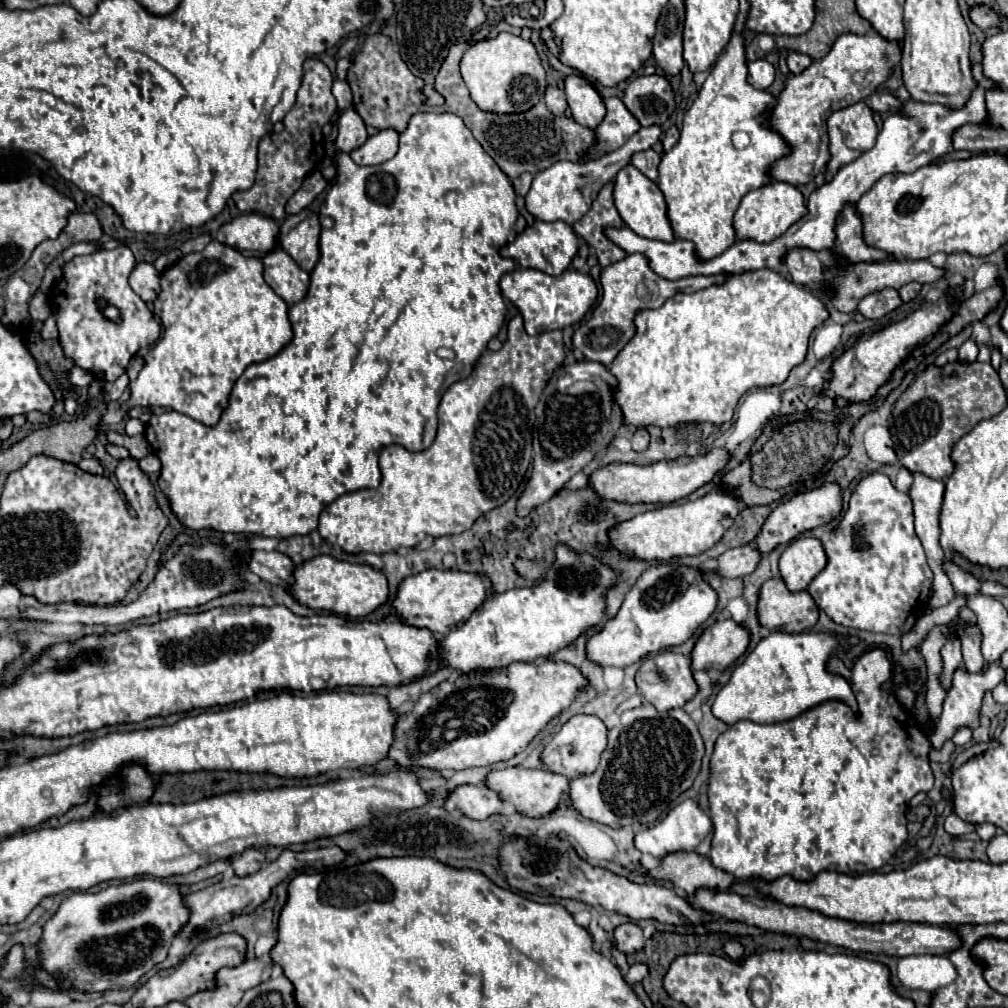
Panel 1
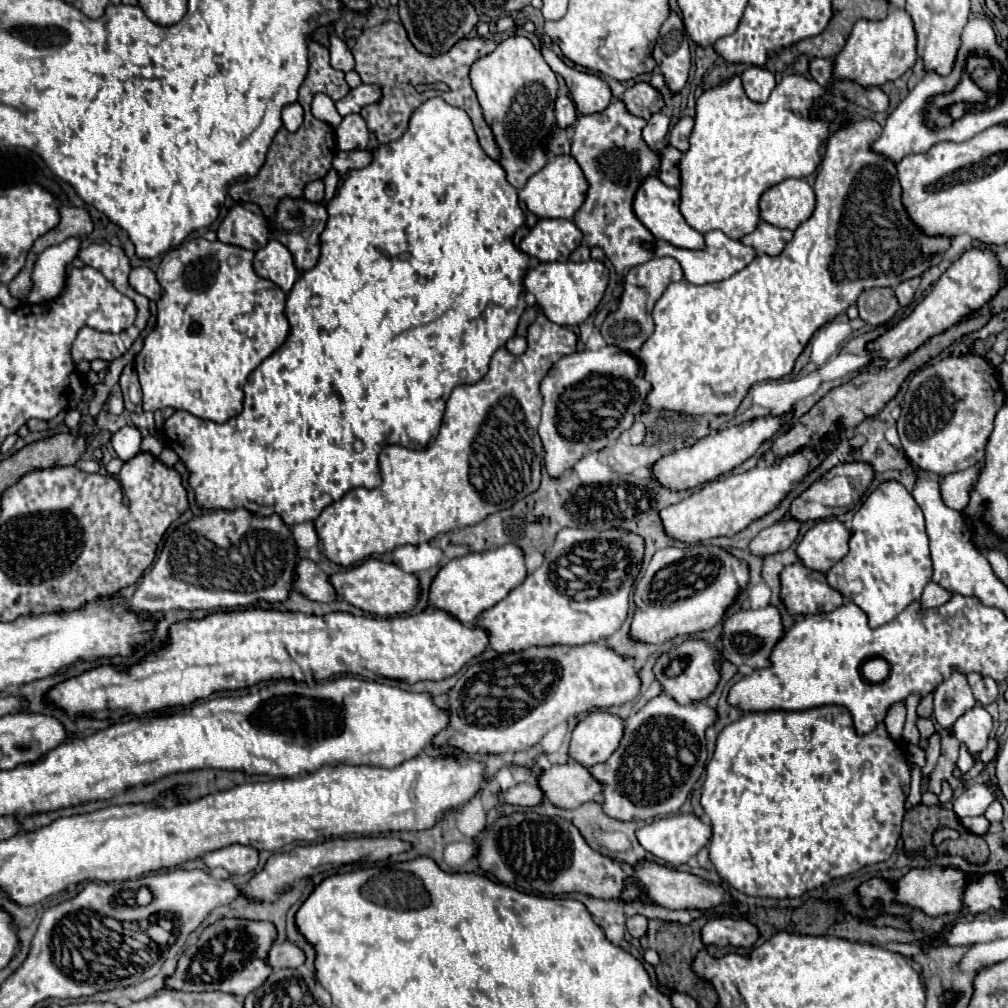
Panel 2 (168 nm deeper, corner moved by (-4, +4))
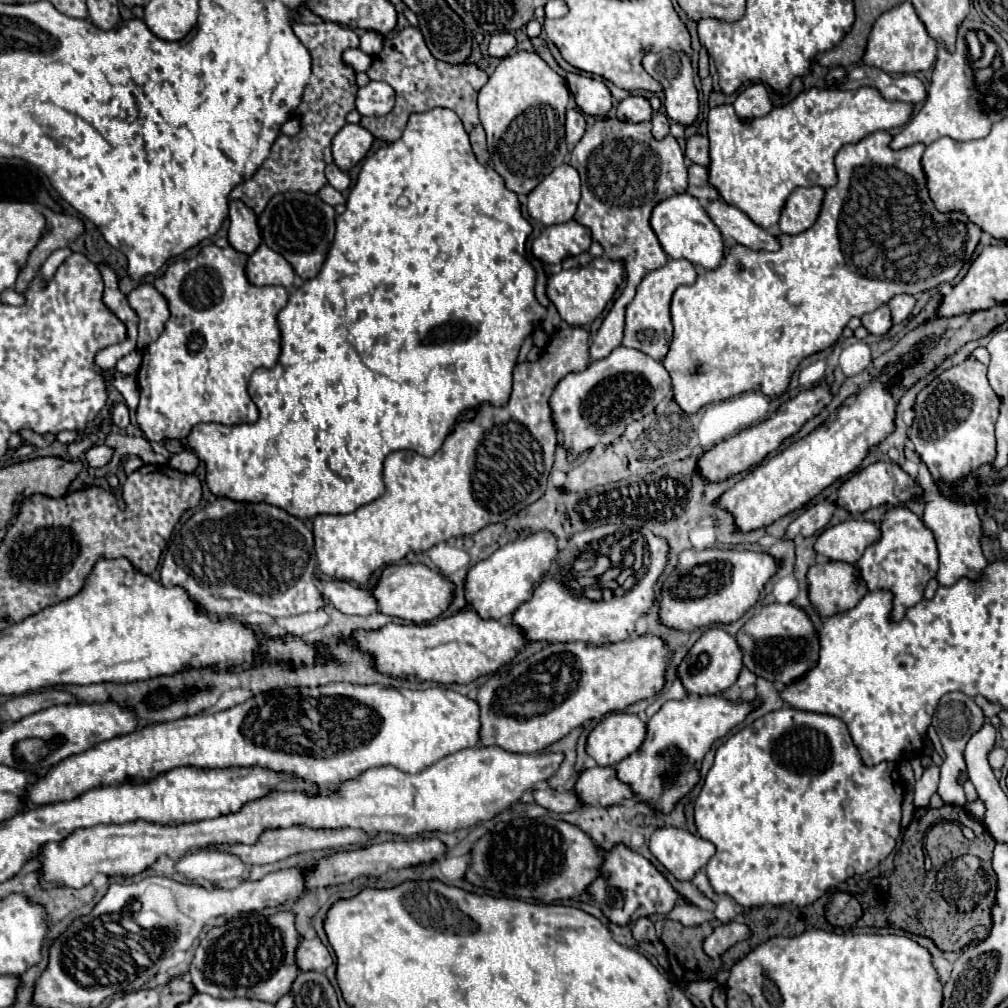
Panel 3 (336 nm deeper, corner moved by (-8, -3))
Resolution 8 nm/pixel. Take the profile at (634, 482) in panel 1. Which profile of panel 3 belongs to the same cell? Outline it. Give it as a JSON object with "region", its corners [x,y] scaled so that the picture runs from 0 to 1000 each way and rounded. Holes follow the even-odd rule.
{"region":[[[810,382],[808,386],[800,386],[800,388],[792,390],[788,396],[774,402],[774,404],[780,404],[780,408],[772,408],[768,414],[764,414],[748,424],[736,426],[734,430],[718,436],[716,439],[706,443],[702,449],[698,449],[692,457],[694,471],[698,471],[702,477],[718,477],[720,471],[742,467],[746,461],[752,461],[762,449],[770,447],[774,443],[774,439],[778,436],[782,436],[784,432],[788,432],[802,416],[810,414],[823,398],[825,398],[825,390],[823,390],[821,382],[815,382],[815,384]]]}

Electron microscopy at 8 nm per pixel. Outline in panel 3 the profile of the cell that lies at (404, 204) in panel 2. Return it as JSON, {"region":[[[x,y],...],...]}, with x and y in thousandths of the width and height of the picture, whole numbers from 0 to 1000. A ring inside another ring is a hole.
{"region":[[[429,108],[417,114],[409,114],[401,134],[395,140],[377,146],[361,160],[355,172],[355,180],[347,188],[343,209],[333,215],[331,243],[325,249],[317,271],[294,287],[288,293],[284,305],[276,311],[276,324],[280,332],[278,354],[270,366],[254,366],[246,380],[246,390],[258,406],[258,416],[254,420],[226,424],[218,420],[196,420],[187,432],[187,441],[198,453],[198,457],[204,459],[204,479],[208,487],[212,491],[226,491],[234,497],[262,497],[286,507],[288,511],[294,511],[296,515],[308,515],[319,509],[343,511],[381,491],[379,467],[385,449],[407,445],[421,453],[429,453],[438,443],[440,436],[450,428],[450,422],[456,416],[468,418],[478,400],[488,404],[504,402],[504,394],[508,390],[508,368],[512,364],[514,348],[520,336],[530,328],[532,320],[536,320],[542,313],[542,305],[534,301],[530,291],[532,269],[514,247],[521,245],[526,231],[528,225],[516,211],[512,191],[502,188],[498,176],[486,164],[476,164],[472,160],[454,114],[444,108]]]}

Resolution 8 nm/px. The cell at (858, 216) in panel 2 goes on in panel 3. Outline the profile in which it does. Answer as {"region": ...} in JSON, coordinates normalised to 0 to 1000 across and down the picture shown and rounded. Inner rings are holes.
{"region":[[[869,130],[861,136],[857,136],[855,140],[847,142],[847,144],[839,144],[833,148],[833,152],[829,154],[829,170],[831,170],[831,182],[827,186],[823,186],[819,189],[817,195],[817,203],[813,209],[812,219],[802,227],[796,229],[792,233],[770,233],[774,247],[770,251],[764,249],[746,249],[734,241],[730,241],[718,255],[716,263],[708,269],[698,269],[696,273],[692,273],[688,283],[683,285],[673,285],[669,295],[667,295],[667,322],[669,322],[669,336],[665,342],[665,348],[661,352],[661,356],[657,358],[661,368],[667,374],[667,388],[669,388],[669,396],[671,400],[677,404],[679,410],[690,410],[694,404],[708,400],[708,398],[720,398],[728,392],[734,392],[738,388],[754,388],[758,392],[772,392],[776,390],[782,380],[786,370],[790,368],[790,364],[794,362],[796,356],[800,356],[806,350],[812,350],[823,342],[827,342],[831,338],[831,334],[835,332],[839,320],[843,318],[843,314],[853,314],[861,309],[867,309],[869,305],[881,301],[881,297],[885,297],[891,291],[899,291],[899,293],[909,293],[913,289],[923,289],[927,285],[931,285],[933,281],[944,279],[952,267],[964,257],[966,247],[972,239],[974,227],[964,221],[954,209],[931,209],[927,199],[921,193],[921,186],[919,186],[919,174],[915,168],[915,152],[917,152],[917,144],[909,142],[903,144],[899,148],[891,148],[887,150],[883,146],[885,134],[881,130]]]}

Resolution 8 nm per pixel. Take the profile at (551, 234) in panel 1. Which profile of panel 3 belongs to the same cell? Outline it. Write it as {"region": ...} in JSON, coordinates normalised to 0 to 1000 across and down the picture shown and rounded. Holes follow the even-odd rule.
{"region":[[[562,219],[556,223],[542,225],[528,241],[528,251],[540,261],[550,263],[565,253],[575,253],[583,249],[585,241],[587,233],[579,223],[571,219]]]}

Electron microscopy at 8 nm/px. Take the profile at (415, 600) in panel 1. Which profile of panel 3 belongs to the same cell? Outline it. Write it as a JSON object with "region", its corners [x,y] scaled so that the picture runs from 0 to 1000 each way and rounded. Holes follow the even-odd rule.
{"region":[[[536,527],[520,535],[512,535],[494,545],[484,555],[472,559],[462,572],[462,596],[478,614],[506,616],[510,606],[528,592],[530,578],[536,578],[554,551],[552,533],[546,527]]]}

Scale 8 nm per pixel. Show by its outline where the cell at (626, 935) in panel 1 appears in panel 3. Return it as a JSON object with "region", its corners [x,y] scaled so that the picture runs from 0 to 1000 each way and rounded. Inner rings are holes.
{"region":[[[635,910],[629,920],[627,920],[627,928],[631,934],[649,934],[651,932],[651,924],[649,924],[649,916],[643,910]]]}

